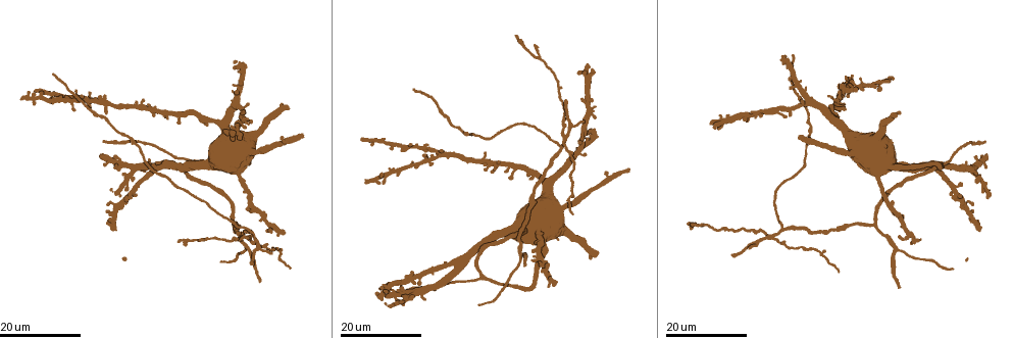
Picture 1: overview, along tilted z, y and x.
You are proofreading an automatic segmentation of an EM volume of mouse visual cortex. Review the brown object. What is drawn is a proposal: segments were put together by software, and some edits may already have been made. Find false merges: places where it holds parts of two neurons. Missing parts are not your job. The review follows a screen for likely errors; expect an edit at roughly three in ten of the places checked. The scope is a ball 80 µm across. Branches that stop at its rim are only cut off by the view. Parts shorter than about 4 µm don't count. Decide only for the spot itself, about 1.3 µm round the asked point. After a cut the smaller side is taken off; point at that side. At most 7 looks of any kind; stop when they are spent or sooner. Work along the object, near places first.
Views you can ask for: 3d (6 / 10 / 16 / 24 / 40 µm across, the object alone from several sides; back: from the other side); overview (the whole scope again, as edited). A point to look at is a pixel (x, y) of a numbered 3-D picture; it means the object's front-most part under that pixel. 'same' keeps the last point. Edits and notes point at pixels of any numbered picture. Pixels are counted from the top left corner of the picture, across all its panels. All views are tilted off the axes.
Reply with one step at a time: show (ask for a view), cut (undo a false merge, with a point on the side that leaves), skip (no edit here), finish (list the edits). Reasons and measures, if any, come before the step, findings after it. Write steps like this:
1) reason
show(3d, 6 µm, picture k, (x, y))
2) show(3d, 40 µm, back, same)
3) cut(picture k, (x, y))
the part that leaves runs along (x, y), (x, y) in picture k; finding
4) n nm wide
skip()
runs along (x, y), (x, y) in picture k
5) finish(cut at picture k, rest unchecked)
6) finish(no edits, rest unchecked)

three-way junction
show(3d, 24 µm, picture 1, (524, 228))

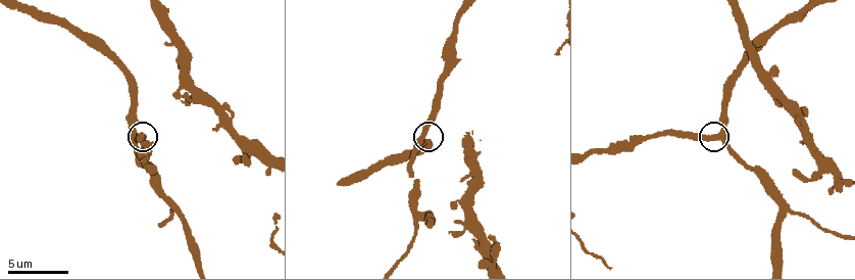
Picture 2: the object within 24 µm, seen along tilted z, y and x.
show(3d, 10 µm, picture 2, (715, 136))

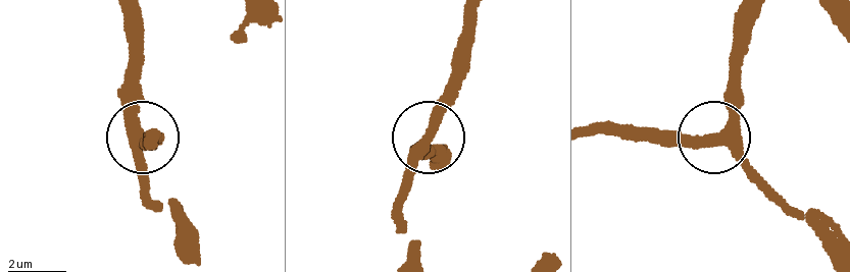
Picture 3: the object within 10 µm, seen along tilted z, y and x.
360 nm wide
skip()
all the same neuron

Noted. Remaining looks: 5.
three arms meet
show(3d, 10 µm, picture 2, (420, 218))

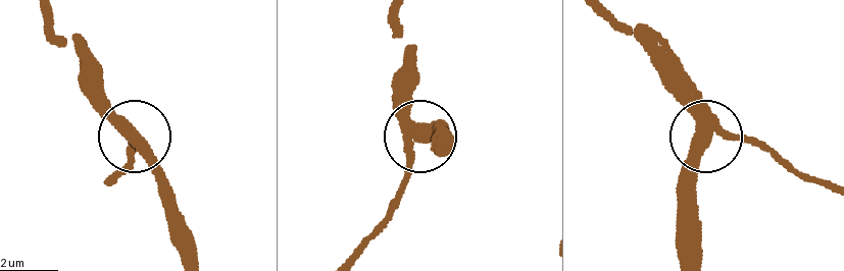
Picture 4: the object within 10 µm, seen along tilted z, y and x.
3 arms
skip()
continuous, no second neuron

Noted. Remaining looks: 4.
three-way junction
show(3d, 24 µm, picture 1, (479, 274))

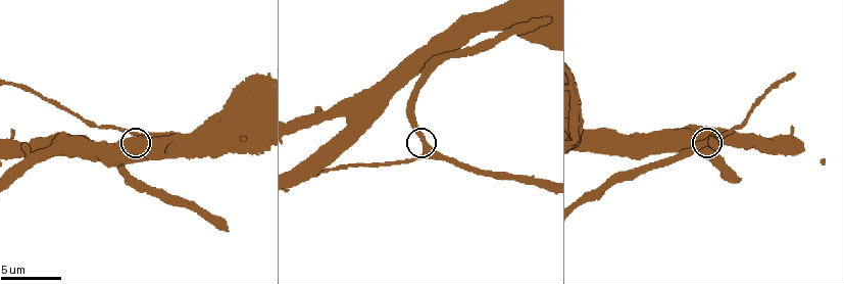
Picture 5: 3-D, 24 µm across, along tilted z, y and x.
show(3d, 10 µm, picture 5, (427, 149))

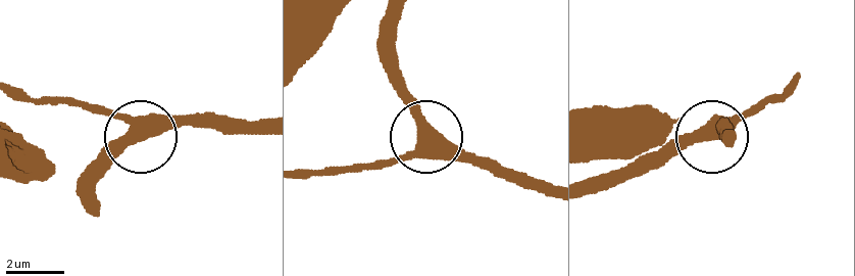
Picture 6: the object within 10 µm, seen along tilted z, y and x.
show(3d, 6 µm, picture 6, (421, 136))

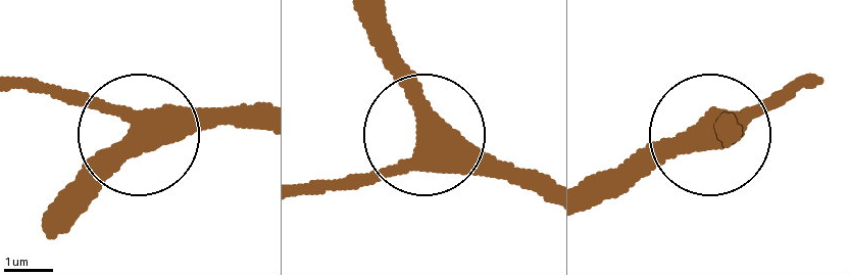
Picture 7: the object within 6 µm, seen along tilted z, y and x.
390 nm wide
skip()
runs along (543, 193), (422, 142), (352, 187) in picture 7; continuous, no second neuron

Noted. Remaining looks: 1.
finish(no edits, rest unchecked)

